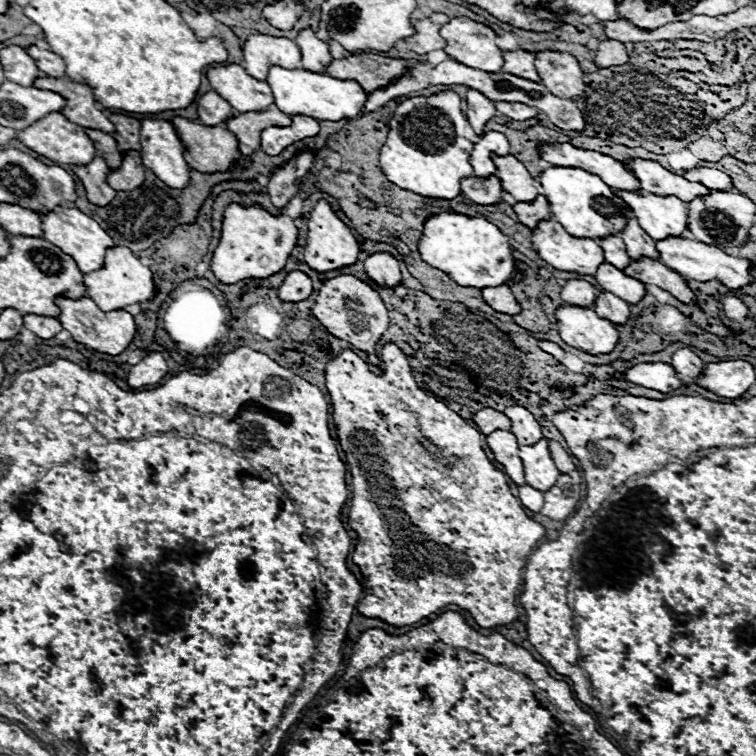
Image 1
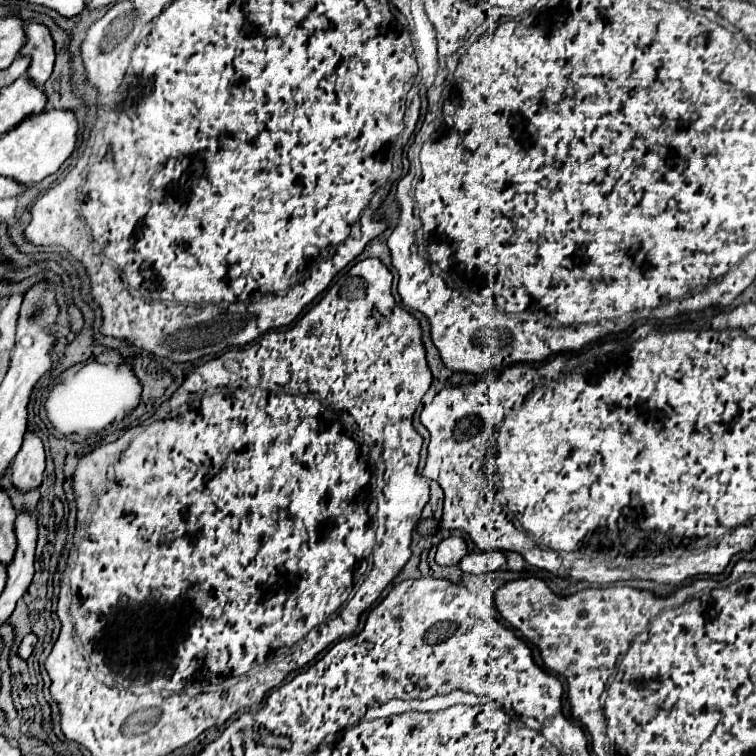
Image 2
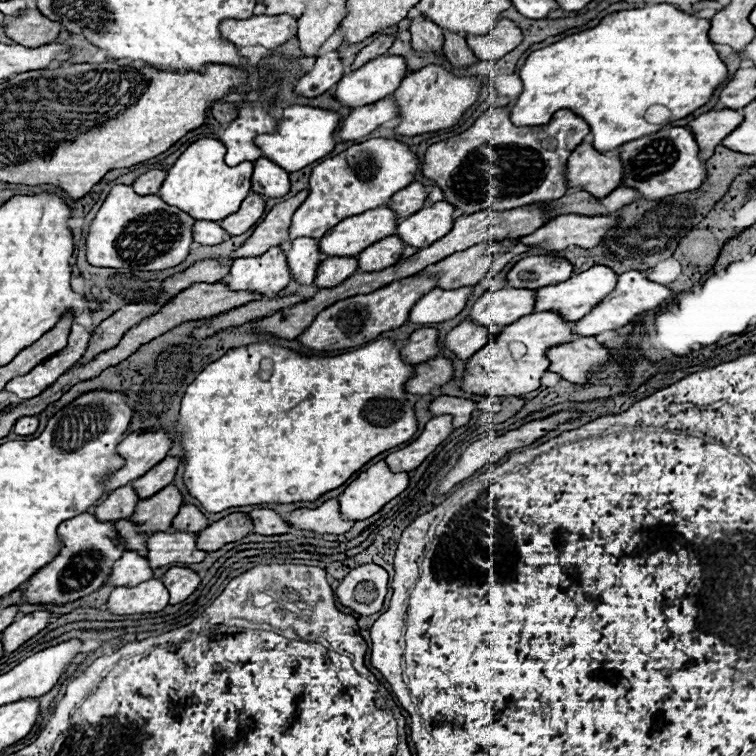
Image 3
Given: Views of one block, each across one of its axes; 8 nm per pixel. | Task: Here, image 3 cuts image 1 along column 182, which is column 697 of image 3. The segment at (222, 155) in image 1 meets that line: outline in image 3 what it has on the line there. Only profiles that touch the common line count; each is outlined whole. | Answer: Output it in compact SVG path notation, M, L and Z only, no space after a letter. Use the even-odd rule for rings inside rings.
M710 110L698 118L694 118L688 128L692 128L692 134L700 148L700 158L708 160L714 152L714 148L728 136L740 122L738 110Z

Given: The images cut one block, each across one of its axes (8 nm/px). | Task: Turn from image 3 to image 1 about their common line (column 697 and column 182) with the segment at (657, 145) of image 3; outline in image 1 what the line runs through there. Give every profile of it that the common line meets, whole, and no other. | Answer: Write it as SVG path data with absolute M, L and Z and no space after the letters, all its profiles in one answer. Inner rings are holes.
M142 120L140 144L142 144L144 166L148 170L152 170L164 184L170 184L170 188L186 188L186 184L190 184L190 166L184 160L186 146L180 142L180 136L178 136L172 122L166 122L166 120Z

